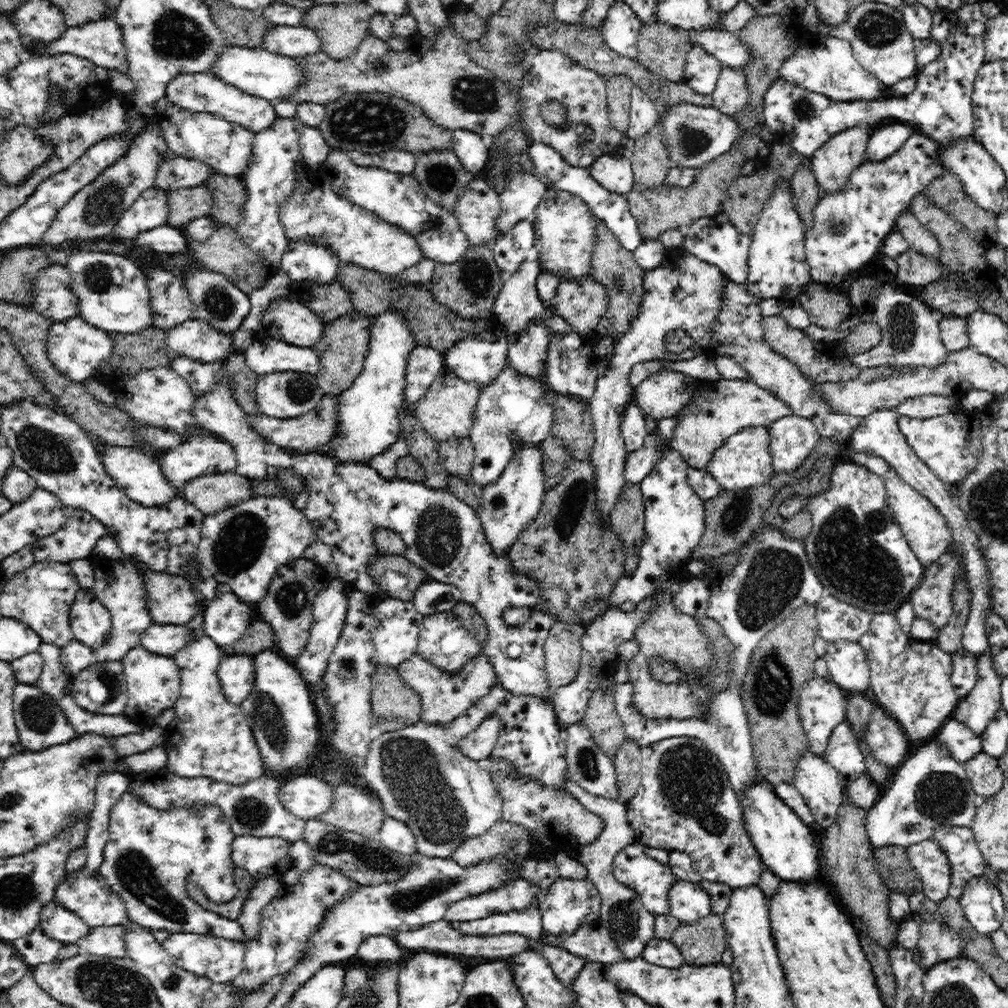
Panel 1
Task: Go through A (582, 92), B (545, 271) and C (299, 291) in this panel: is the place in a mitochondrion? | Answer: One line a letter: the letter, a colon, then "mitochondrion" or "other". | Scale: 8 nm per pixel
A: other
B: other
C: other

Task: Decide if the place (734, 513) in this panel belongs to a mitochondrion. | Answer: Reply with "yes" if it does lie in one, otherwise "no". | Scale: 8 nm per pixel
yes

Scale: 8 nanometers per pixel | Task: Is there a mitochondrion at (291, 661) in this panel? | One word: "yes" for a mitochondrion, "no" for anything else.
no

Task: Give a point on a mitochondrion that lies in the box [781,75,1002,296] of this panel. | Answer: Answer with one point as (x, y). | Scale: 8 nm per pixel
(803, 108)

